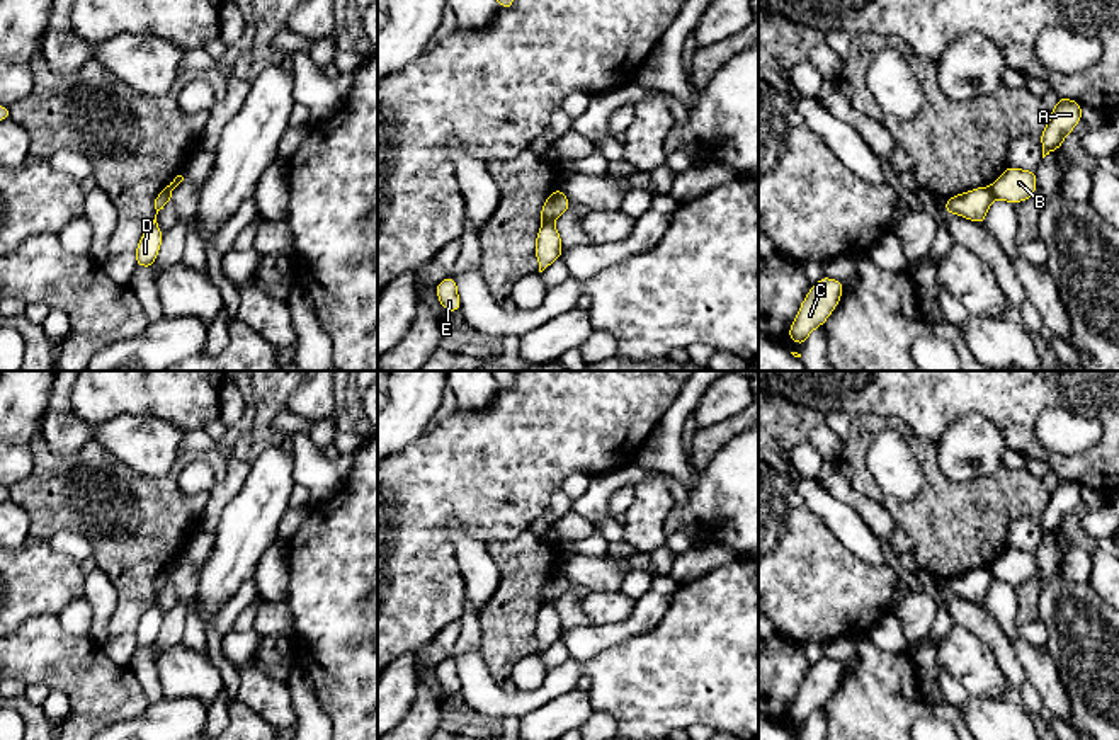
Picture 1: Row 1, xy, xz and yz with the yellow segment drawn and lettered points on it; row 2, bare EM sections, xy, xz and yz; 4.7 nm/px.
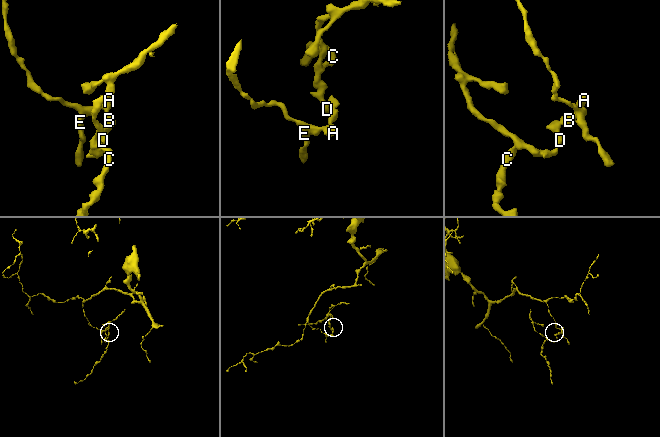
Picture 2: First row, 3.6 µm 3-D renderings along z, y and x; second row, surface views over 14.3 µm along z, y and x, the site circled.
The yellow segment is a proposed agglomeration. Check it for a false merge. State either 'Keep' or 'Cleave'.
Cleave

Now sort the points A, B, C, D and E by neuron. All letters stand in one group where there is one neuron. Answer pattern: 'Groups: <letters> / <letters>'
Groups: A B E / C D

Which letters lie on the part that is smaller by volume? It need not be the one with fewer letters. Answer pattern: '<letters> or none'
C, D

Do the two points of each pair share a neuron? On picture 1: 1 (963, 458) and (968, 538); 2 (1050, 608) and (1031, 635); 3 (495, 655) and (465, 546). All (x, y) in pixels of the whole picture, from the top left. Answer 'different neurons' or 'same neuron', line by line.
1: different neurons
2: different neurons
3: different neurons

